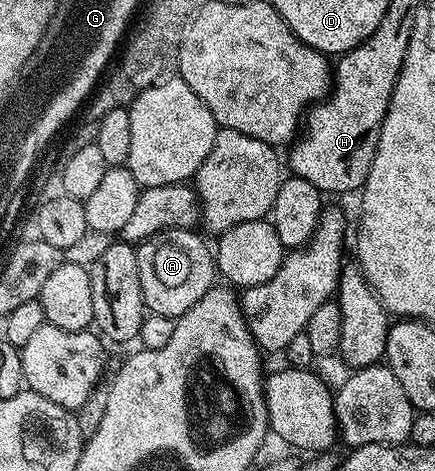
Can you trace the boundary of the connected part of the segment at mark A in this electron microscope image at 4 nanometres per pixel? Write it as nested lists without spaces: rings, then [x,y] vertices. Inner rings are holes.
[[[195,229],[163,230],[136,246],[142,296],[151,313],[178,319],[194,308],[194,304],[198,304],[217,281],[213,251],[196,233]]]

